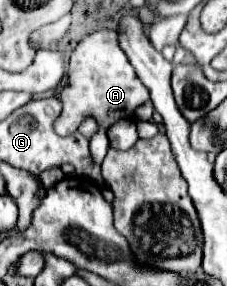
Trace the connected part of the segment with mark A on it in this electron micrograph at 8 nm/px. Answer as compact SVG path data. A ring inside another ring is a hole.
M99 27L79 41L69 59L67 85L59 91L59 97L63 101L63 113L53 123L57 133L75 133L85 115L111 127L119 119L131 119L133 111L149 99L147 87L141 83L119 45L119 33L107 27Z

